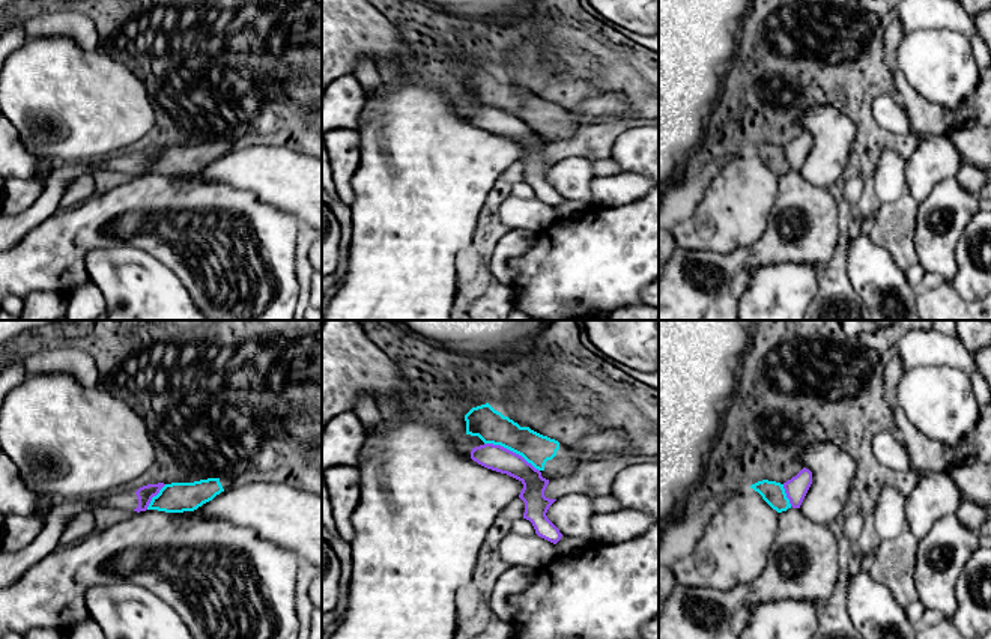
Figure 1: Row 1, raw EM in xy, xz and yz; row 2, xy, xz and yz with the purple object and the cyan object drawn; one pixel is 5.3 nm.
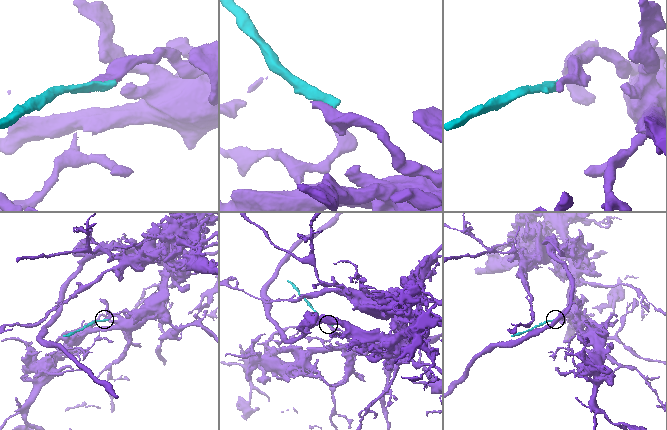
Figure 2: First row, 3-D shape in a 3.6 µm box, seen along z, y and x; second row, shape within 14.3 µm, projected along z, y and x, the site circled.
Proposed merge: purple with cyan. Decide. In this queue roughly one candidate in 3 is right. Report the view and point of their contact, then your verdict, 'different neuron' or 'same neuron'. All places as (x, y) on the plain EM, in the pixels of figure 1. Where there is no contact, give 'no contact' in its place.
contact xz (512, 115); different neuron

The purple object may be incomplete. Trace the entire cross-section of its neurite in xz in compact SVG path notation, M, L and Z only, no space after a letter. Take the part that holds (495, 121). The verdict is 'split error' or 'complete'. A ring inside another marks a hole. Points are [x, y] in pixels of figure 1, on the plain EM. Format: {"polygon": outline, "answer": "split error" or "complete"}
{"polygon": "M484 107L472 111L471 122L478 128L507 137L523 147L519 161L525 165L523 182L529 183L535 197L556 207L562 197L547 182L546 176L556 162L544 159L549 143L541 140L541 135L528 126L522 119L493 107Z", "answer": "complete"}

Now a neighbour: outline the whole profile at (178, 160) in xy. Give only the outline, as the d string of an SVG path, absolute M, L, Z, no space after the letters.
M223 140L194 146L165 147L159 156L152 161L147 173L165 176L194 174L224 155L230 149L230 144L232 140Z

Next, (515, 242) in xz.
M513 229L508 230L495 245L492 256L489 257L489 271L492 280L504 286L511 286L514 280L514 269L511 263L520 259L525 253L534 247L538 233Z

